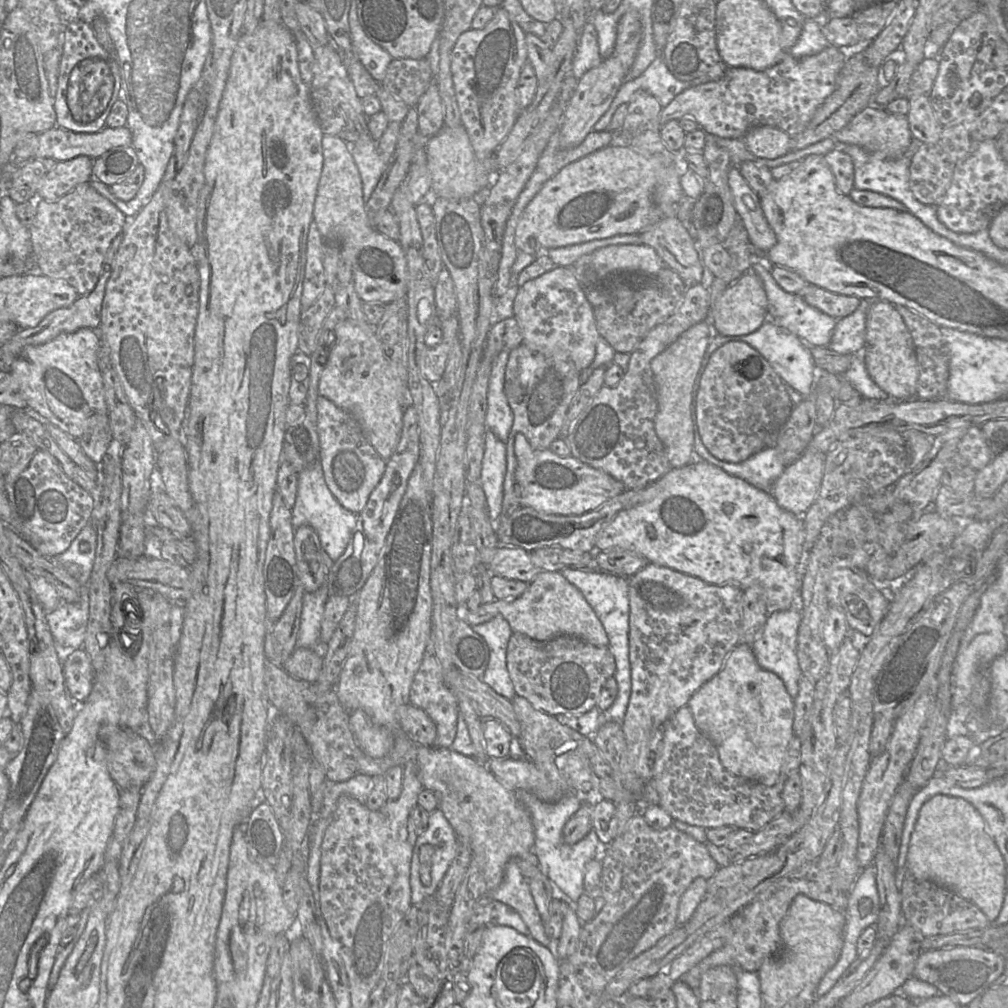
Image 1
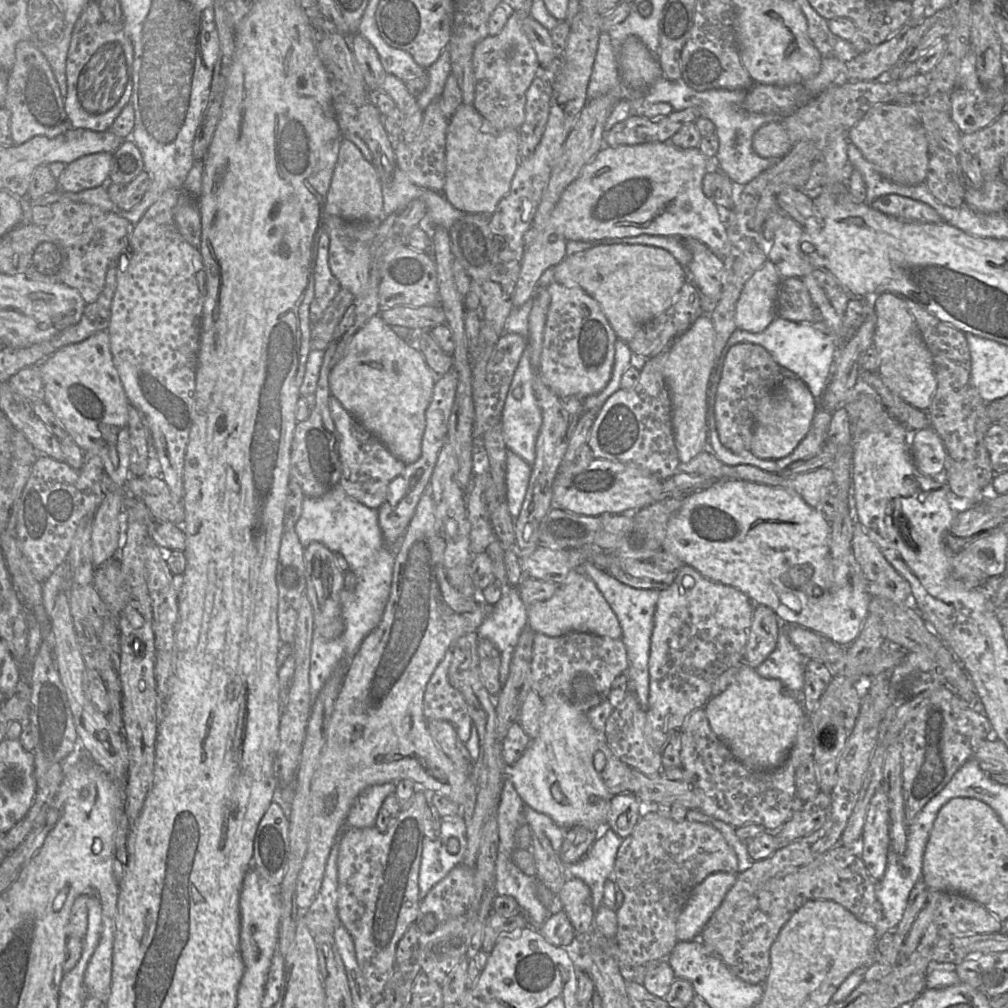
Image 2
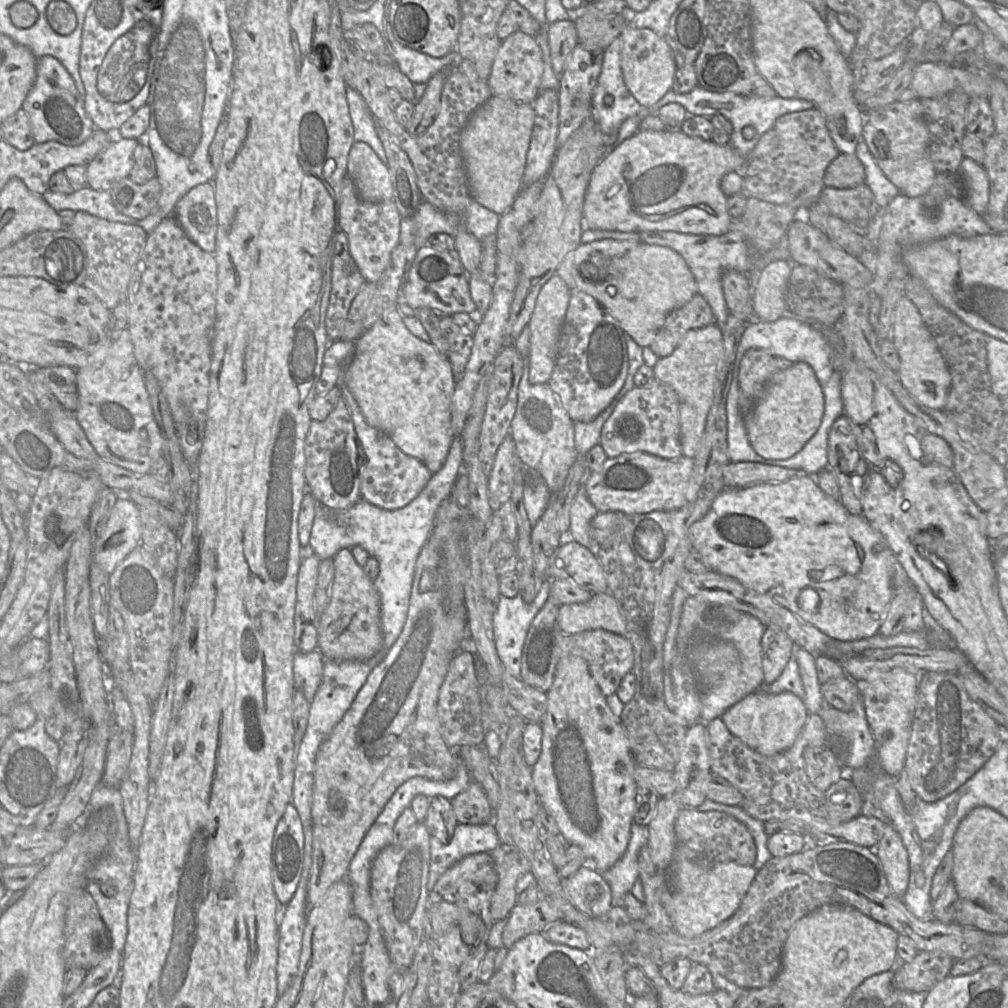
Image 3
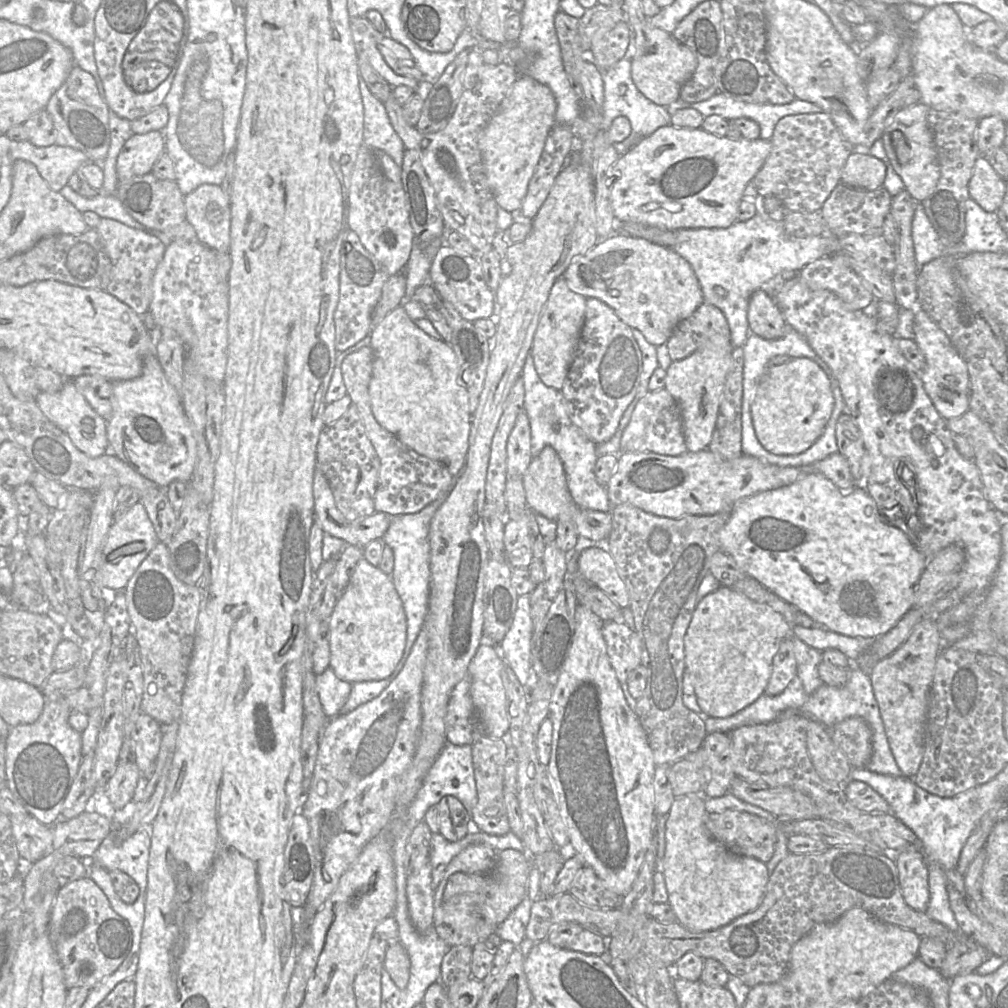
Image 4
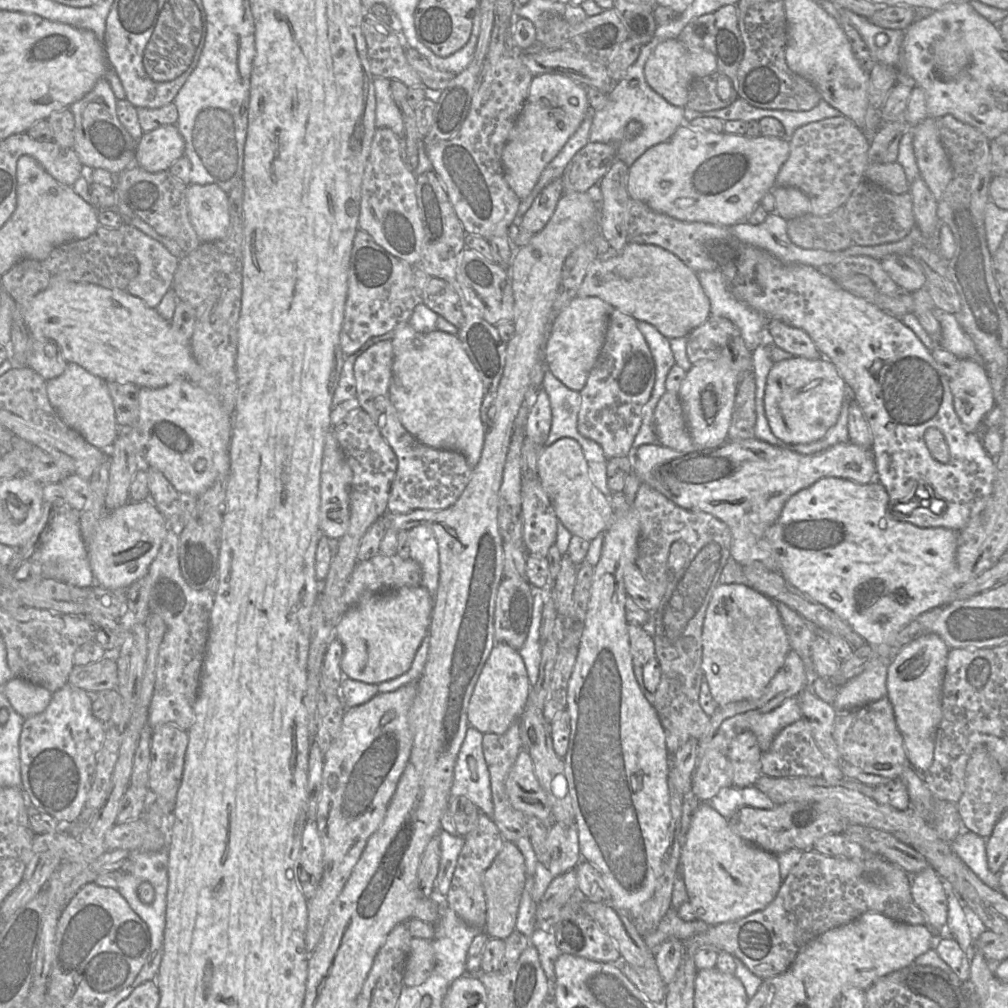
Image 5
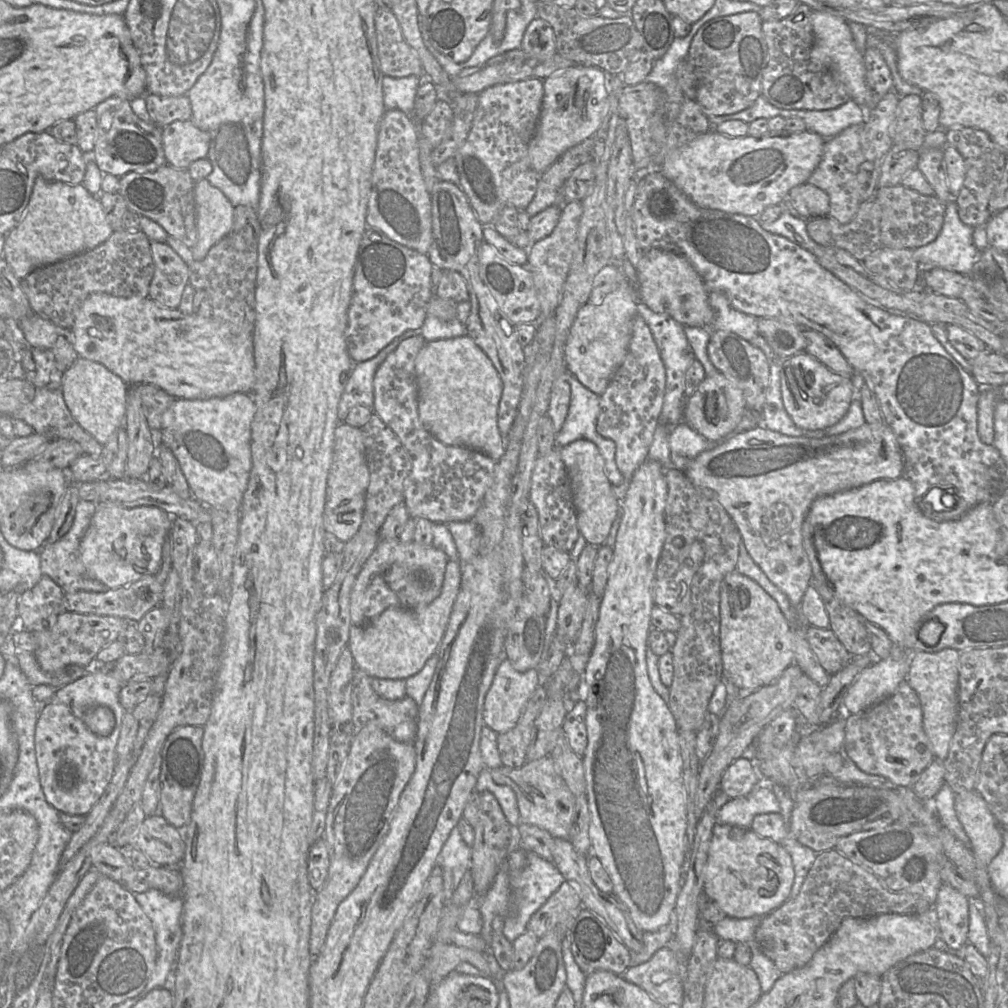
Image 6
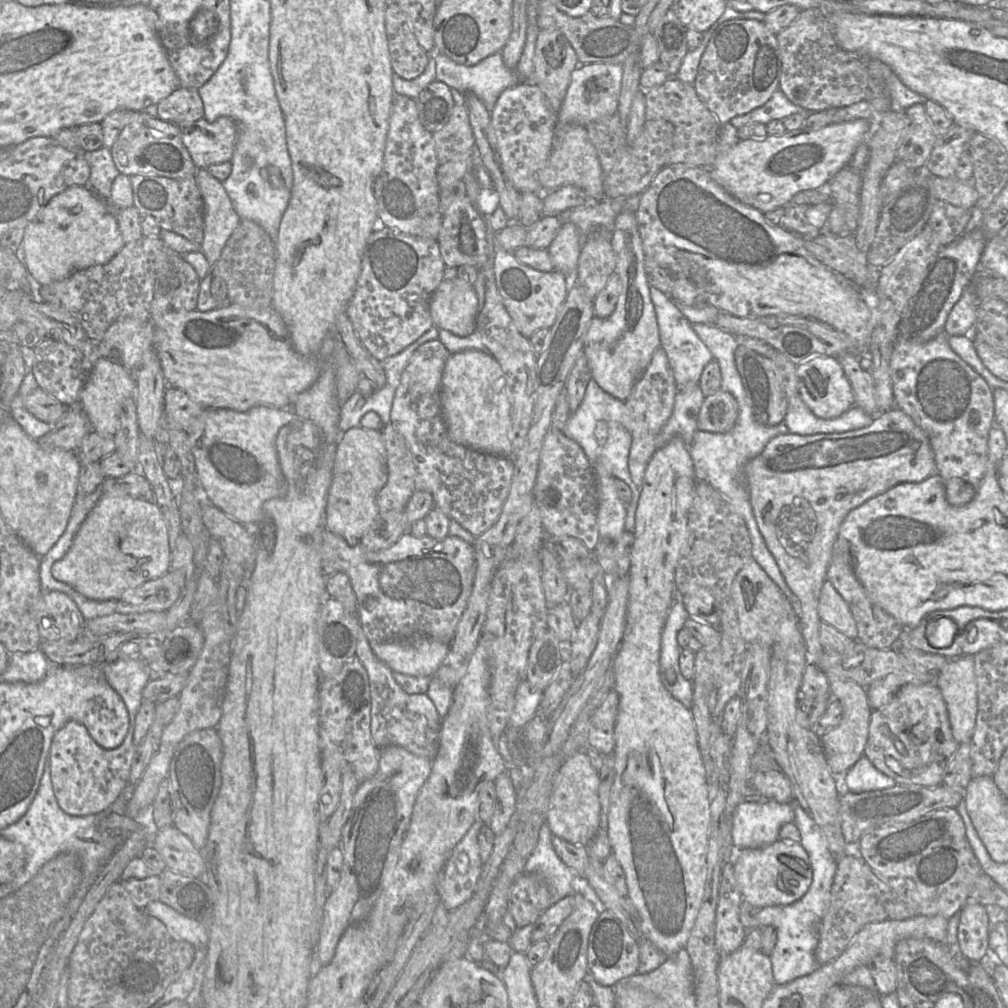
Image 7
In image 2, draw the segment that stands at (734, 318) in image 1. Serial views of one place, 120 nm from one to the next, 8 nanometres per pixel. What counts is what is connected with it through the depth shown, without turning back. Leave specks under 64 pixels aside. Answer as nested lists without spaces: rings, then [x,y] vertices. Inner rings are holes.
[[[768,260],[752,275],[736,303],[737,329],[760,333],[778,317],[776,299],[782,280],[775,265]]]

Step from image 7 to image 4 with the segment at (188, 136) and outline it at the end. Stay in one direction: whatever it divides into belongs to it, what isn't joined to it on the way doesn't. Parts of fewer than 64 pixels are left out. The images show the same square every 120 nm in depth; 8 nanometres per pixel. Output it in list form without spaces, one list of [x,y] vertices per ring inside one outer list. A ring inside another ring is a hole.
[[[162,131],[133,134],[123,145],[116,161],[119,183],[151,173],[155,162],[165,152]]]

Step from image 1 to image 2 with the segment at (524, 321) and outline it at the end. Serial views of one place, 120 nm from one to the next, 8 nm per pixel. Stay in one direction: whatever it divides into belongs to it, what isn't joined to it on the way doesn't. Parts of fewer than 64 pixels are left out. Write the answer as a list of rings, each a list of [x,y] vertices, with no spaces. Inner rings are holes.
[[[554,281],[546,288],[551,296],[551,303],[537,373],[559,396],[584,399],[601,392],[612,375],[617,335],[598,303],[582,289],[563,286]]]

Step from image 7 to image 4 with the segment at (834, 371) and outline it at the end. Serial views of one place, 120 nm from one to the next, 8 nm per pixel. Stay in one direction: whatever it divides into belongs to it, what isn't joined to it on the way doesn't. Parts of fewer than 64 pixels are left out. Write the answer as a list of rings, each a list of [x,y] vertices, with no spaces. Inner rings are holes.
[[[792,358],[782,365],[769,365],[757,385],[751,404],[755,435],[765,450],[775,455],[798,455],[822,435],[834,408],[831,379],[809,358]]]

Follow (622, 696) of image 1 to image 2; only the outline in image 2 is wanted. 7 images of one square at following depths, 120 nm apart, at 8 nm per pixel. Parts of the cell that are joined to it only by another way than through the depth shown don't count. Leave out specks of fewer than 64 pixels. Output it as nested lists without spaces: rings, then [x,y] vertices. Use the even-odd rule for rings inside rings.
[[[592,564],[581,565],[579,571],[596,584],[618,618],[622,630],[621,639],[627,650],[627,670],[625,674],[629,681],[629,690],[634,692],[641,707],[645,710],[649,695],[651,635],[654,627],[654,614],[660,590],[630,587]]]

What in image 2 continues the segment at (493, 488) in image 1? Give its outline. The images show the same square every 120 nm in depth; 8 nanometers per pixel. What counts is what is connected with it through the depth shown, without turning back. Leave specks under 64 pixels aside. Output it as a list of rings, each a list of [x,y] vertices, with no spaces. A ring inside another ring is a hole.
[[[508,449],[505,474],[506,504],[514,519],[520,513],[530,477],[531,466]]]

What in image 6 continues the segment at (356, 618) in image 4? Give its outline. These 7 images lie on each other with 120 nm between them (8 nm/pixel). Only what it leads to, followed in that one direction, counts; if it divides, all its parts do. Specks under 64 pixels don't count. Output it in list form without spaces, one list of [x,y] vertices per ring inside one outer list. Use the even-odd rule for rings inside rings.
[[[433,523],[439,548],[445,552],[449,561],[446,565],[441,592],[431,603],[416,609],[388,608],[375,619],[350,628],[348,648],[355,667],[372,678],[403,679],[417,674],[427,660],[439,653],[450,614],[461,584],[461,569],[458,552],[446,524]]]

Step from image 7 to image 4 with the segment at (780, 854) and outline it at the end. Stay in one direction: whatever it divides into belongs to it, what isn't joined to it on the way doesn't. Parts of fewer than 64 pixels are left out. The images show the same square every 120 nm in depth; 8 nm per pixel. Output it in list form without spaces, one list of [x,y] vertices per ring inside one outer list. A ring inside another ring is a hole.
[[[687,794],[676,797],[664,816],[665,852],[658,872],[665,879],[677,922],[693,932],[715,930],[755,910],[771,874],[766,863],[734,854],[714,840],[705,825],[708,814],[700,794]]]

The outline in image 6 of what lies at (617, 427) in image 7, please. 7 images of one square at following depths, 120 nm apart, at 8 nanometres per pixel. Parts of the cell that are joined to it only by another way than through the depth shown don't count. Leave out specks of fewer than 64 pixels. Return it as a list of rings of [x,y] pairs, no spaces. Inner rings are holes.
[[[570,374],[571,400],[565,422],[561,430],[556,433],[555,446],[563,447],[576,440],[587,440],[594,443],[599,449],[605,461],[606,476],[611,485],[621,485],[625,478],[618,469],[615,461],[616,444],[614,441],[601,436],[596,429],[597,418],[600,412],[600,395],[597,395],[583,386],[575,377]]]

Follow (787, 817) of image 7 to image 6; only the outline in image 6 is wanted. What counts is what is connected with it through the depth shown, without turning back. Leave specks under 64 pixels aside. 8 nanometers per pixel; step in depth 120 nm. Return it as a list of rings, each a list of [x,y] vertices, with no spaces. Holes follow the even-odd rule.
[[[761,782],[748,794],[728,799],[717,810],[717,820],[720,823],[751,829],[755,816],[780,811],[780,803],[774,791],[768,783]]]

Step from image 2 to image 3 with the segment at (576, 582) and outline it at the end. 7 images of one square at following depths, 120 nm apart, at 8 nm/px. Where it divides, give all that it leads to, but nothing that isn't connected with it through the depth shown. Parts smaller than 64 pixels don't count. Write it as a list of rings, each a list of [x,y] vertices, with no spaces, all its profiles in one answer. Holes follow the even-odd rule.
[[[609,592],[594,593],[585,603],[561,605],[557,621],[566,635],[604,629],[625,636],[628,631],[616,600]]]

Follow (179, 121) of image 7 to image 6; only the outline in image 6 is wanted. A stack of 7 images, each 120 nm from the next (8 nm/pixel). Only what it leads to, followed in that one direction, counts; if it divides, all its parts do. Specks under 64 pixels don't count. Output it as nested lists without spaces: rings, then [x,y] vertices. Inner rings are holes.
[[[145,94],[144,97],[150,121],[159,127],[165,127],[176,121],[191,120],[191,104],[186,95],[163,97]]]

